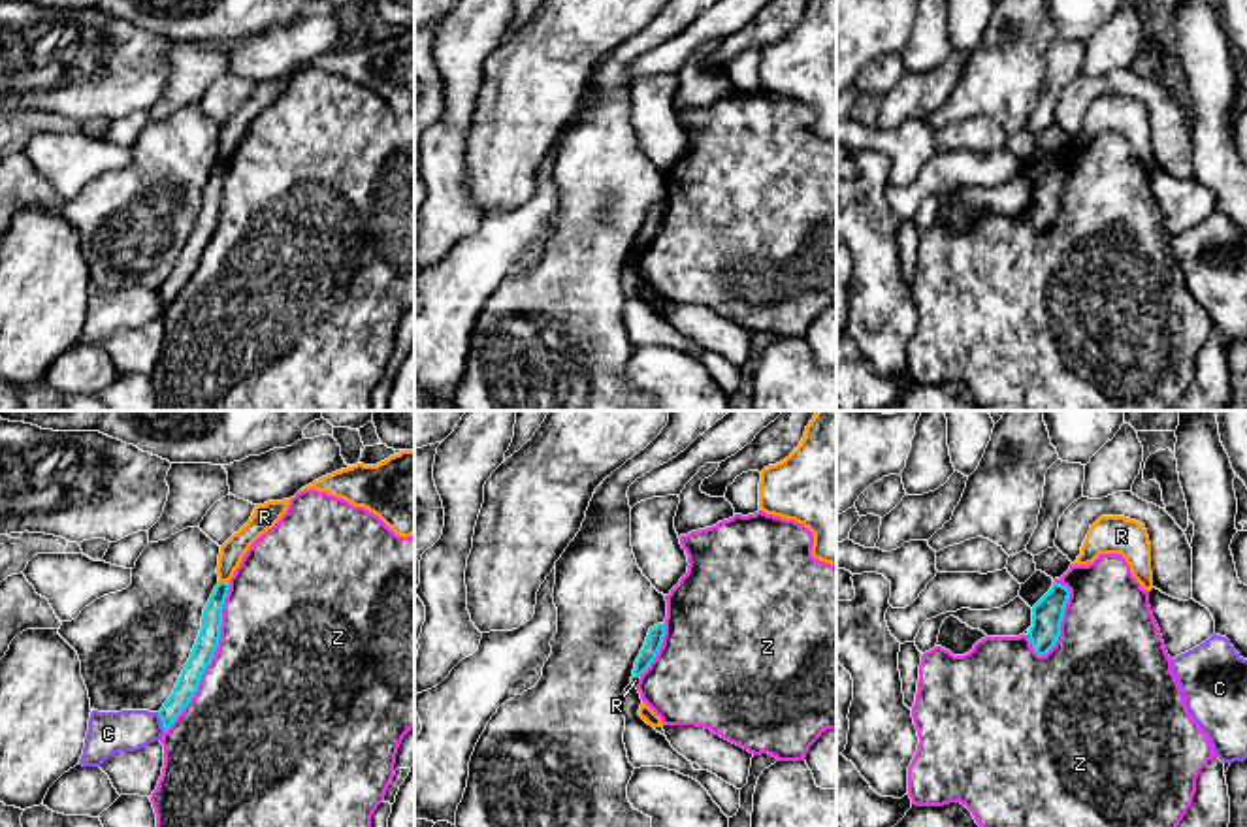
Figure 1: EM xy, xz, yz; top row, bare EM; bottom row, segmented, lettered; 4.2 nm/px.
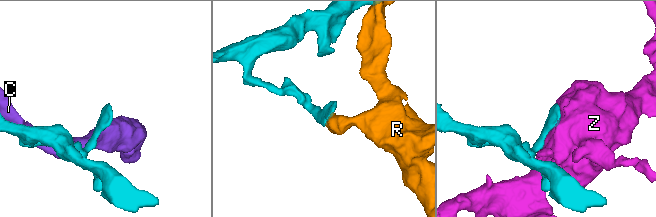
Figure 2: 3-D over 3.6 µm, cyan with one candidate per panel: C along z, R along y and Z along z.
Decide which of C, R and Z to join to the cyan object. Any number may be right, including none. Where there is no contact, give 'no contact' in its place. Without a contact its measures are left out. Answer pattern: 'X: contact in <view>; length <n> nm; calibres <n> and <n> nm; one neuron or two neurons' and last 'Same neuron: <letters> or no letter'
C: contact in xy; length 90 nm; calibres 90 and 180 nm; two neurons
R: contact in xy; length 50 nm; calibres 90 and 100 nm; two neurons
Z: contact in xy; length 700 nm; calibres 100 and 500 nm; two neurons
Same neuron: no letter

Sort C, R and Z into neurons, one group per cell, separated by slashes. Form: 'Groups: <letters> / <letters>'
Groups: C / R / Z

